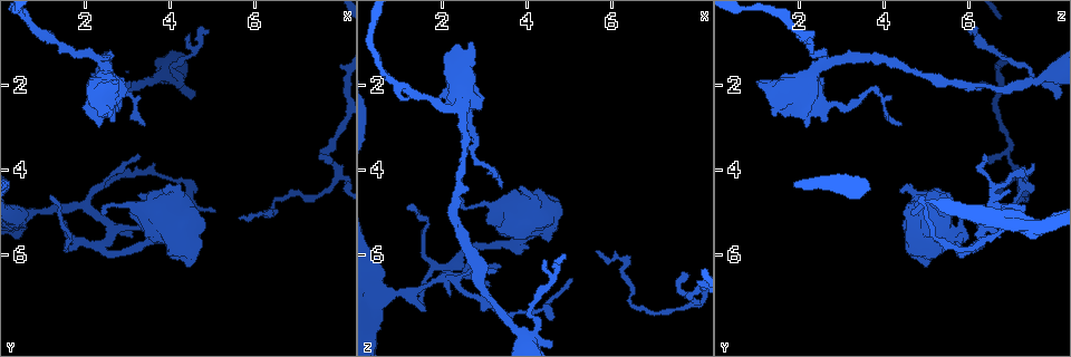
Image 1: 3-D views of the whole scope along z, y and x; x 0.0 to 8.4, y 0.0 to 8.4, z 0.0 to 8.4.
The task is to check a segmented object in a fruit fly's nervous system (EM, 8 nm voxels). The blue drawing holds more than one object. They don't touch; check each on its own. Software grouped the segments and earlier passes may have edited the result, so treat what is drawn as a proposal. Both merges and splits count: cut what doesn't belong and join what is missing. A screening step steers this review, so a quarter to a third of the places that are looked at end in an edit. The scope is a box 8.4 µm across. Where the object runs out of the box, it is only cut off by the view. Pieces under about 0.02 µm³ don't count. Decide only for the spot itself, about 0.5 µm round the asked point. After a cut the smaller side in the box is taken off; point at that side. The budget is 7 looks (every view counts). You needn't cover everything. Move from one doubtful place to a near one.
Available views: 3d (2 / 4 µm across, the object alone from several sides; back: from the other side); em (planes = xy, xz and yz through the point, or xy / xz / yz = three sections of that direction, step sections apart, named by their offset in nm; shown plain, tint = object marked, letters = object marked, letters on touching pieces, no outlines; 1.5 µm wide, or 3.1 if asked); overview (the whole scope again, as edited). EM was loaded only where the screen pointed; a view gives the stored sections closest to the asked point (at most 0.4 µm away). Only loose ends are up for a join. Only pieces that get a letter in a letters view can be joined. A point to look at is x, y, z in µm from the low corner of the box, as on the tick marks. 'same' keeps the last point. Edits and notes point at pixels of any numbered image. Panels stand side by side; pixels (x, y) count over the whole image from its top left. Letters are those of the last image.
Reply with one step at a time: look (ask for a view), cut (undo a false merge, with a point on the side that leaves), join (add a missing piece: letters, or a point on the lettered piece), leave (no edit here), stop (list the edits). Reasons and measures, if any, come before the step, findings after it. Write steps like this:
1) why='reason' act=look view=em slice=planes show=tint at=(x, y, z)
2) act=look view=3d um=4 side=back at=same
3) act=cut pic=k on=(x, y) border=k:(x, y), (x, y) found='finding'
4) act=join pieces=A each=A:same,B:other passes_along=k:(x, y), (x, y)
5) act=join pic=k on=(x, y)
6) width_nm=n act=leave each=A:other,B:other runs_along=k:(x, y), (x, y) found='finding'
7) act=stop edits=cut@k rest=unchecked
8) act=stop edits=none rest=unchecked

act=look view=3d um=4 at=(2.40, 5.00, 4.65)

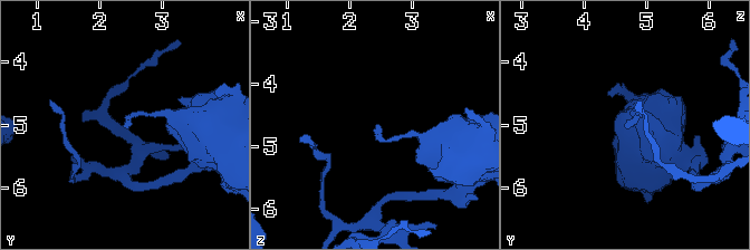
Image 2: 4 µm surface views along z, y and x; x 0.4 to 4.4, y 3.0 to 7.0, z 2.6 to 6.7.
why='need the tissue' act=look view=em slice=planes show=tint at=(2.40, 5.00, 4.60)

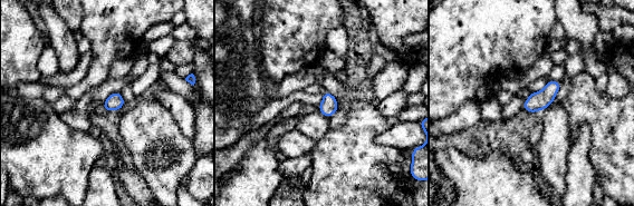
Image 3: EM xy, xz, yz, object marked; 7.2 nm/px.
act=look view=em slice=planes show=letters at=same

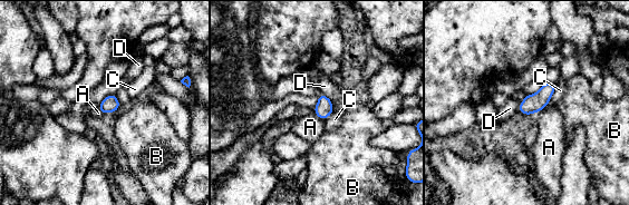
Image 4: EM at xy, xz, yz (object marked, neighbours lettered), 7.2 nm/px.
width_nm=120 act=leave each=A:other,B:other,C:other,D:other border=4:(319, 91), (331, 101) found='no lettered piece goes on from it'

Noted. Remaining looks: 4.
why='three arms meet' act=look view=em slice=planes show=tint at=(2.40, 5.75, 6.15)

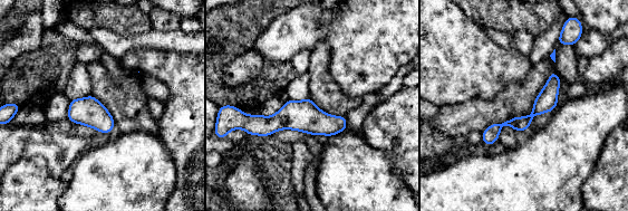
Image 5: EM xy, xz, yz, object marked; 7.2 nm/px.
why='what lies round it' act=look view=em slice=planes show=letters at=same

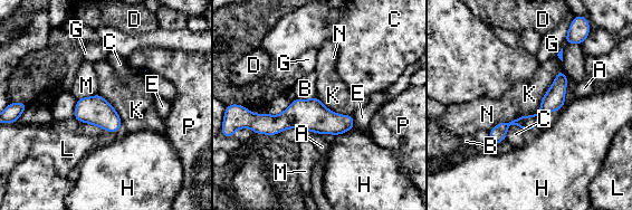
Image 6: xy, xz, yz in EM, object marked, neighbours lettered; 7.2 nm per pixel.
width_nm=140 longest_contact=K:460nm act=leave each=A:other,B:other,C:other,D:other,E:other,G:other,H:other,K:other,L:other,M:other,N:other,P:other found='all the same neuron'

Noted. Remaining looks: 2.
act=stop edits=none rest=unchecked

